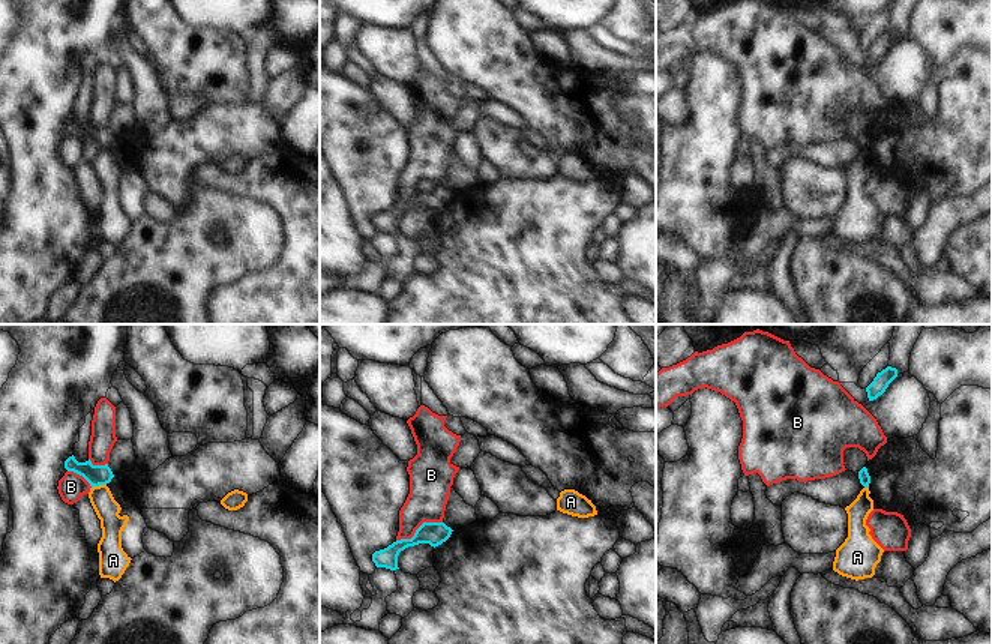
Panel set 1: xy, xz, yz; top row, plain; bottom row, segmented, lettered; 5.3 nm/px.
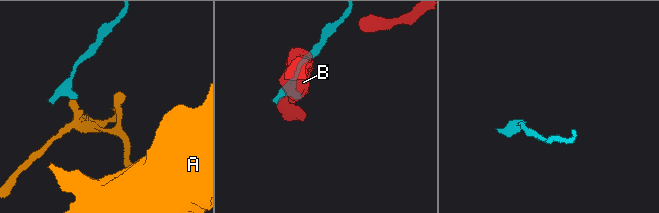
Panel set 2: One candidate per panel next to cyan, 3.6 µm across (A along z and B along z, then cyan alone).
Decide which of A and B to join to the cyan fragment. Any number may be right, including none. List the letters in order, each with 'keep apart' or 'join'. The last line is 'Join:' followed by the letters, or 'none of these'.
A: keep apart
B: keep apart
Join: none of these

